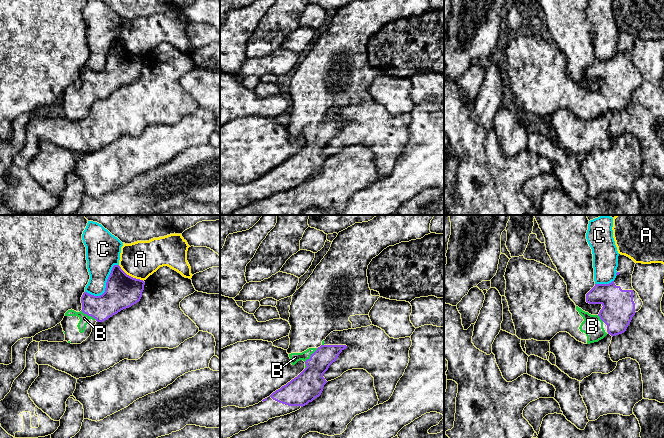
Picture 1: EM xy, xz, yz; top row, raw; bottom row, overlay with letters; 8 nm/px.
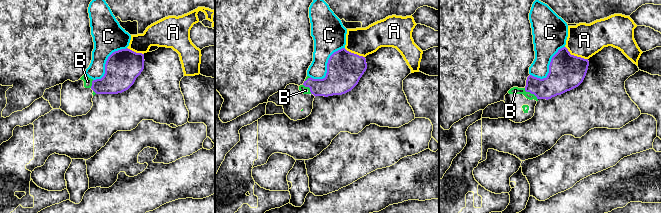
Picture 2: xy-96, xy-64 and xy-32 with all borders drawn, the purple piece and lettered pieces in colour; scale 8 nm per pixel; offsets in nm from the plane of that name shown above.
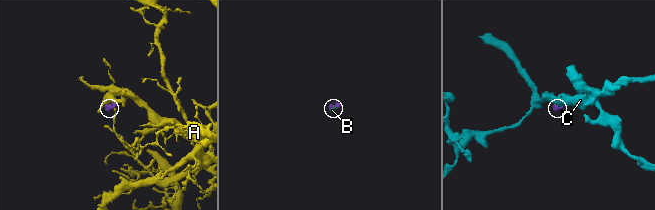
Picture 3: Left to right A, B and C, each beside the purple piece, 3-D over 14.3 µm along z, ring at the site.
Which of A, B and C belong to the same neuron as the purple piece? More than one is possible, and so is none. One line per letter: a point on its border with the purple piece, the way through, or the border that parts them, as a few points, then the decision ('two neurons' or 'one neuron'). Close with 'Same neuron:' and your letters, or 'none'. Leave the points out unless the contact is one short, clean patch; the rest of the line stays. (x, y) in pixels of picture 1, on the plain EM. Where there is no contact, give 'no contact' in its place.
A: contact xy (130, 52); border xy (118, 41), (127, 50), (143, 57); two neurons
B: contact xz (311, 131); one neuron
C: contact xy (106, 62); two neurons
Same neuron: B

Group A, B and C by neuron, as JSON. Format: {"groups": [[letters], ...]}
{"groups": [["A"], ["B"], ["C"]]}

